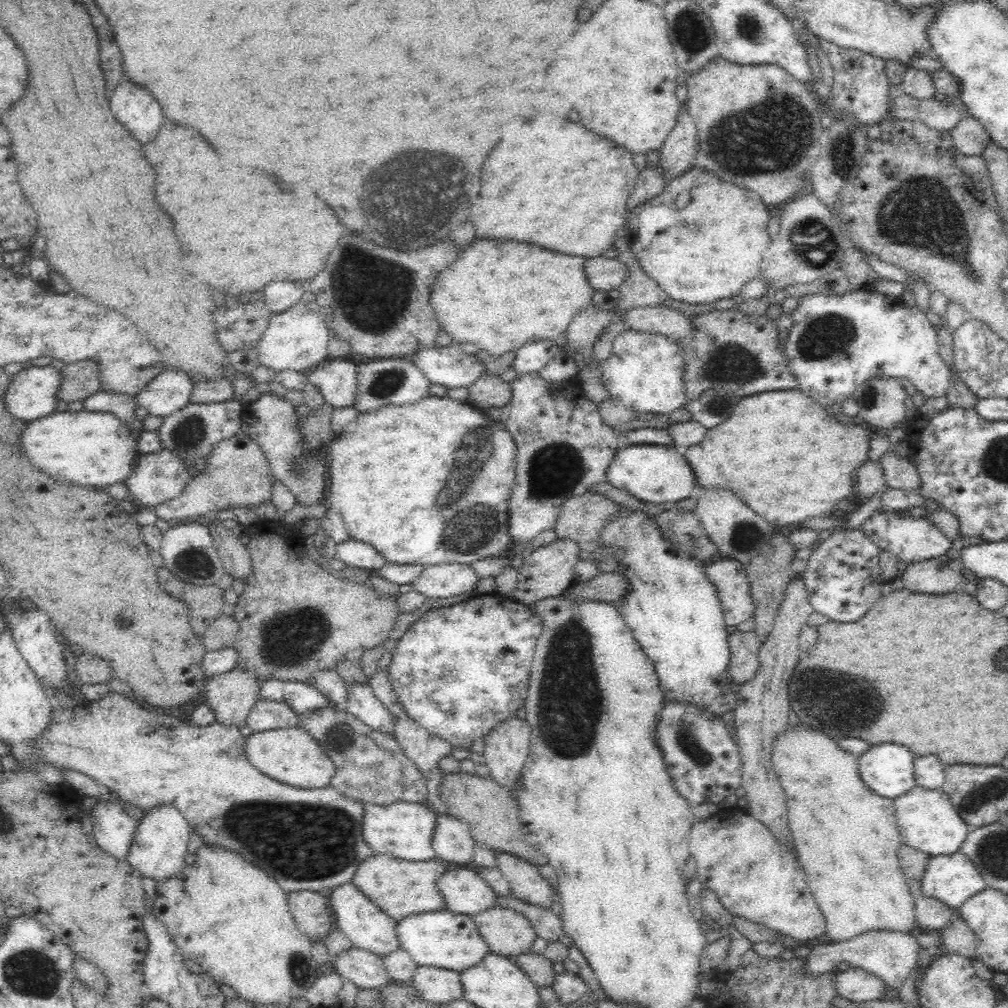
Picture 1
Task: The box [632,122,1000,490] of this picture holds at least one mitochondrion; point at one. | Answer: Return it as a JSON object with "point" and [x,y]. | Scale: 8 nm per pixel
{"point":[921,211]}

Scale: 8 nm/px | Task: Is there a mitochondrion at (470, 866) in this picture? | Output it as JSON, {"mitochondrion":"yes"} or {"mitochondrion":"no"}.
{"mitochondrion":"no"}

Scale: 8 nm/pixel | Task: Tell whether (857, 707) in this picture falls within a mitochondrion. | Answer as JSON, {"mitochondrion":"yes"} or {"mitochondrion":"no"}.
{"mitochondrion":"yes"}

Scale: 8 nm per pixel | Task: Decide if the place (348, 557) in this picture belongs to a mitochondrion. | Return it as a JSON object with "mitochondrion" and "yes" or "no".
{"mitochondrion":"no"}

